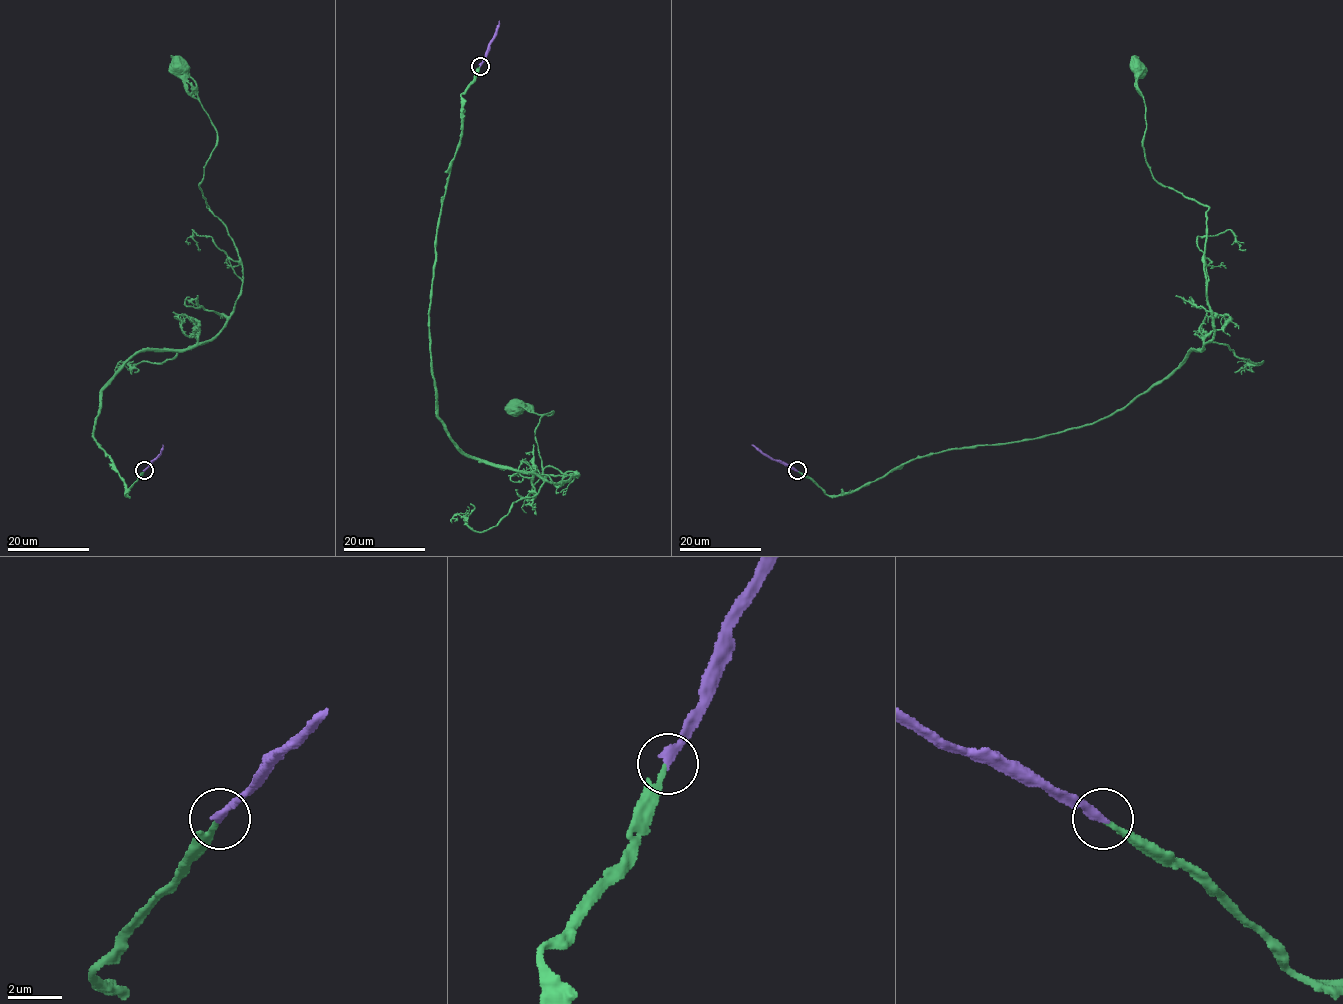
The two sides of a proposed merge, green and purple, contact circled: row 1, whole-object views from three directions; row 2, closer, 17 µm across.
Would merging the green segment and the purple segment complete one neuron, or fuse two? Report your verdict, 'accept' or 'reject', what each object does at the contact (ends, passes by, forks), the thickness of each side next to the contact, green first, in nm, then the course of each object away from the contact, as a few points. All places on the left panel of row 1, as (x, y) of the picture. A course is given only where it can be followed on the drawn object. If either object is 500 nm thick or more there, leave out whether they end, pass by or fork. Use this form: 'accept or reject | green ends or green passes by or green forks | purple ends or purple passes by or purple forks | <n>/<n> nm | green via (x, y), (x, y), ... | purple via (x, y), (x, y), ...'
accept | green ends | purple ends | 160/320 nm | green via (143, 471), (125, 495), (100, 393), (210, 340), (243, 279), (171, 55) | purple via (144, 471), (157, 457), (163, 445)

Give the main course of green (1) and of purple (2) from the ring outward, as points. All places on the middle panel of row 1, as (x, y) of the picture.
1: (479, 65), (436, 235), (436, 416), (476, 460), (579, 474), (544, 475), (535, 428), (552, 412), (507, 404)
2: (480, 65), (499, 20)

